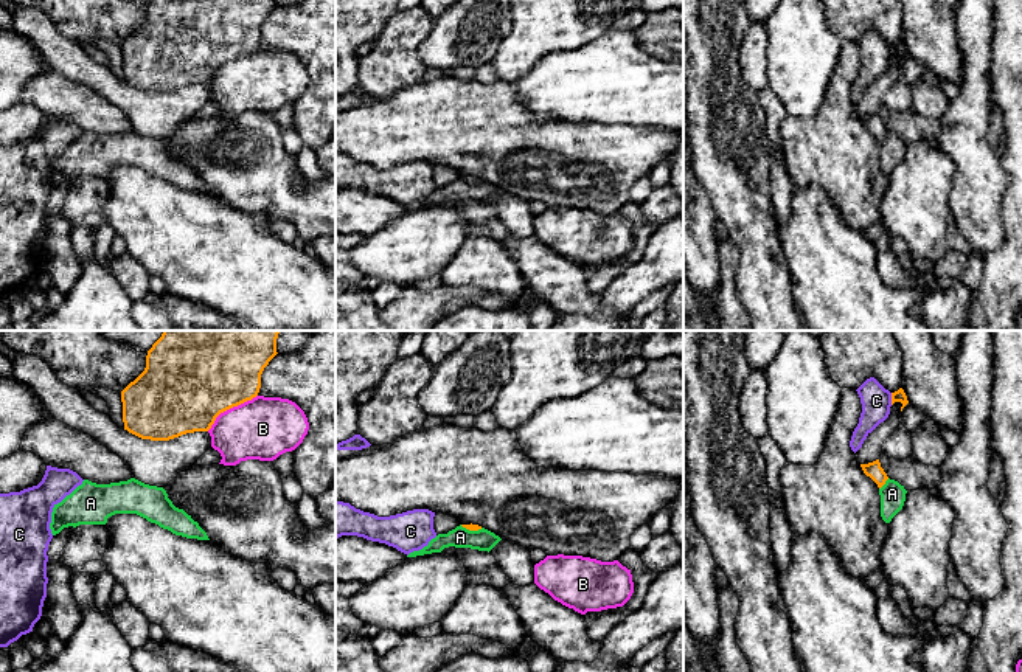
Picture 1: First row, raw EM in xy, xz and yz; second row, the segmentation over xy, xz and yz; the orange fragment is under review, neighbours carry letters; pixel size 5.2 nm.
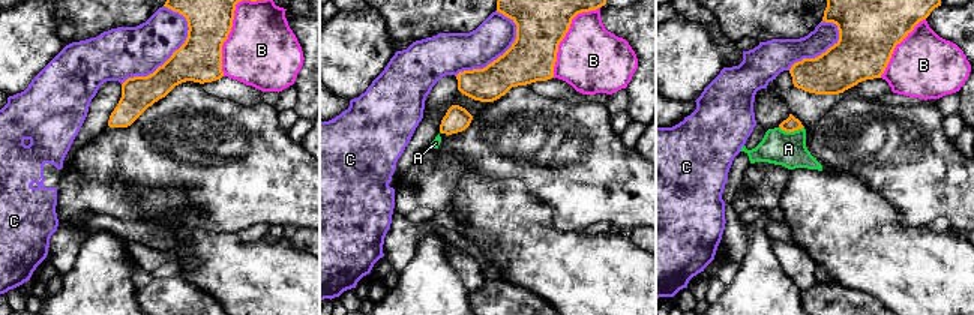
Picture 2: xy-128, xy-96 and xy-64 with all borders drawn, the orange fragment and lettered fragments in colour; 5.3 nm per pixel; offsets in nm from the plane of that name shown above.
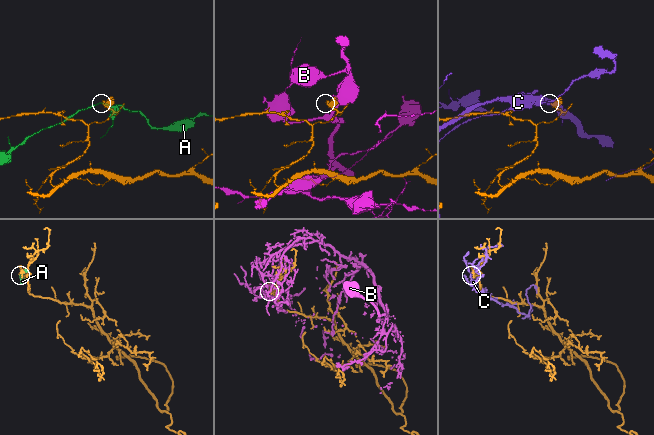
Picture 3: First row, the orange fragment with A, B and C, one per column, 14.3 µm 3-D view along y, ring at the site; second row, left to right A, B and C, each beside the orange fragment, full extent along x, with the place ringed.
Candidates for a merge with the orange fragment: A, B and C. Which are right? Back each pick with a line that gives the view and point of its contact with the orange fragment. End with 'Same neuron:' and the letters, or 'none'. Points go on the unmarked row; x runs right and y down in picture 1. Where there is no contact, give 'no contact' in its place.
Same neuron: none

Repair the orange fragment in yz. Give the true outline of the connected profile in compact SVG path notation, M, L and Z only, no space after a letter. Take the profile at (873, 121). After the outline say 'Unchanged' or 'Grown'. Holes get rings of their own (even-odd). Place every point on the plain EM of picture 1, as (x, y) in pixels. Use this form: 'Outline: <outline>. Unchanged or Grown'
Outline: M879 112L873 113L873 115L868 115L868 116L860 116L864 126L867 129L870 129L876 137L878 140L881 141L885 133L888 132L887 126L884 124L884 121L881 120L881 115Z. Unchanged

